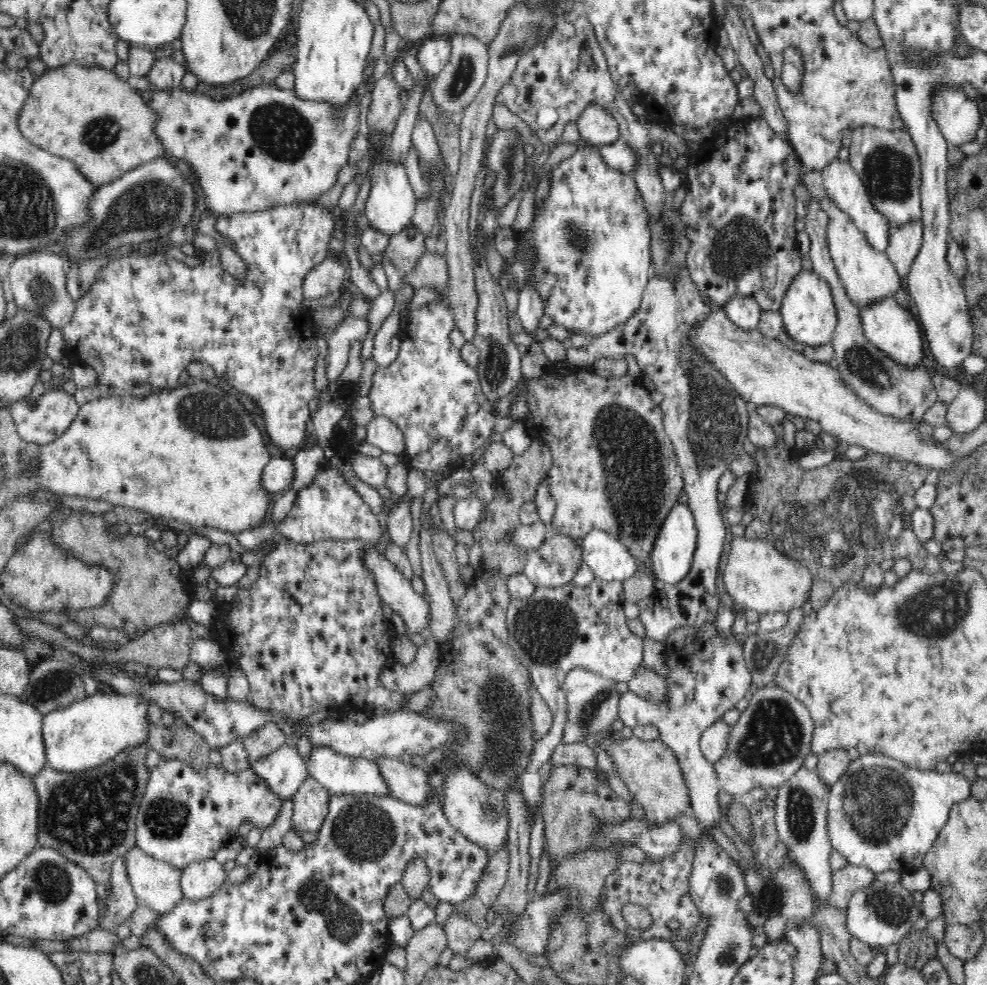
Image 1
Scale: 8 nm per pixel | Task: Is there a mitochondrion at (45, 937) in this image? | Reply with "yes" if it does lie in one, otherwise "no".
no

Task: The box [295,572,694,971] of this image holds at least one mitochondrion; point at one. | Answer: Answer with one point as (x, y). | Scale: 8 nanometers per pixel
(500, 704)

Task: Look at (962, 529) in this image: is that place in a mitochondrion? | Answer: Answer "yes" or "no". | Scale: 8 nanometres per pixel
no

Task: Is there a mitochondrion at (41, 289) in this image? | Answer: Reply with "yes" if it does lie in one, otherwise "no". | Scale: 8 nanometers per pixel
yes

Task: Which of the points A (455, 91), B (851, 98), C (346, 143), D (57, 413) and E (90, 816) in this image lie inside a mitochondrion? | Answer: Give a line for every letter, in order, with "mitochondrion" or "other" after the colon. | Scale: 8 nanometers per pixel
A: mitochondrion
B: other
C: other
D: other
E: mitochondrion

